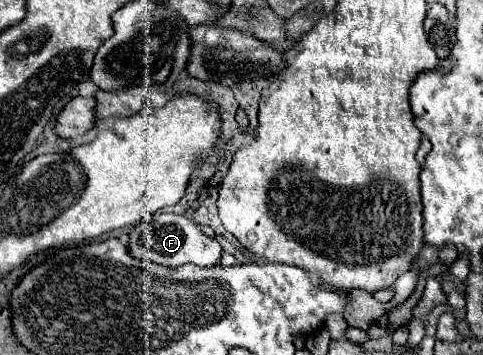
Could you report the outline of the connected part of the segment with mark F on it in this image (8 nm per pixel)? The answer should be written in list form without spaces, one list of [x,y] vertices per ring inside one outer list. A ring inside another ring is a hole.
[[[161,213],[153,219],[153,223],[139,223],[129,231],[129,243],[127,243],[129,255],[139,261],[159,263],[167,267],[179,267],[183,263],[193,263],[197,267],[213,267],[221,261],[221,245],[207,235],[199,231],[199,227],[189,221],[187,217],[173,215],[173,213]]]

